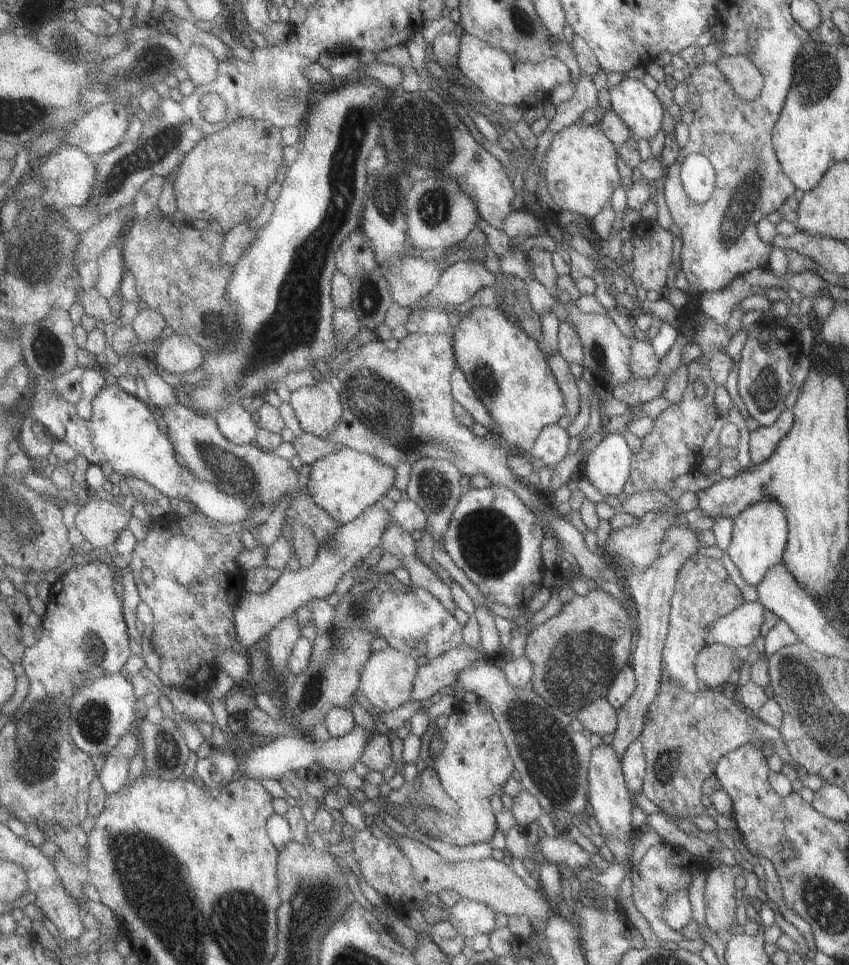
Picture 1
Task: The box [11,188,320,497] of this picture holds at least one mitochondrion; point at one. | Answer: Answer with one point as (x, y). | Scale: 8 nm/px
(40, 272)

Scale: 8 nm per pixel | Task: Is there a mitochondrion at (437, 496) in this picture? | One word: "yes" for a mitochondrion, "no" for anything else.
yes

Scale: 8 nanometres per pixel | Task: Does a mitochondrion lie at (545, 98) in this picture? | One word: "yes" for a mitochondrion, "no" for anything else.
no

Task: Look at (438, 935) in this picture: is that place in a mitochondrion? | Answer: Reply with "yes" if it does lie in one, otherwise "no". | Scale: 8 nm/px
no

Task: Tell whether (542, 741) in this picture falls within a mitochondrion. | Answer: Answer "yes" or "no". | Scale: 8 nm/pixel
yes

